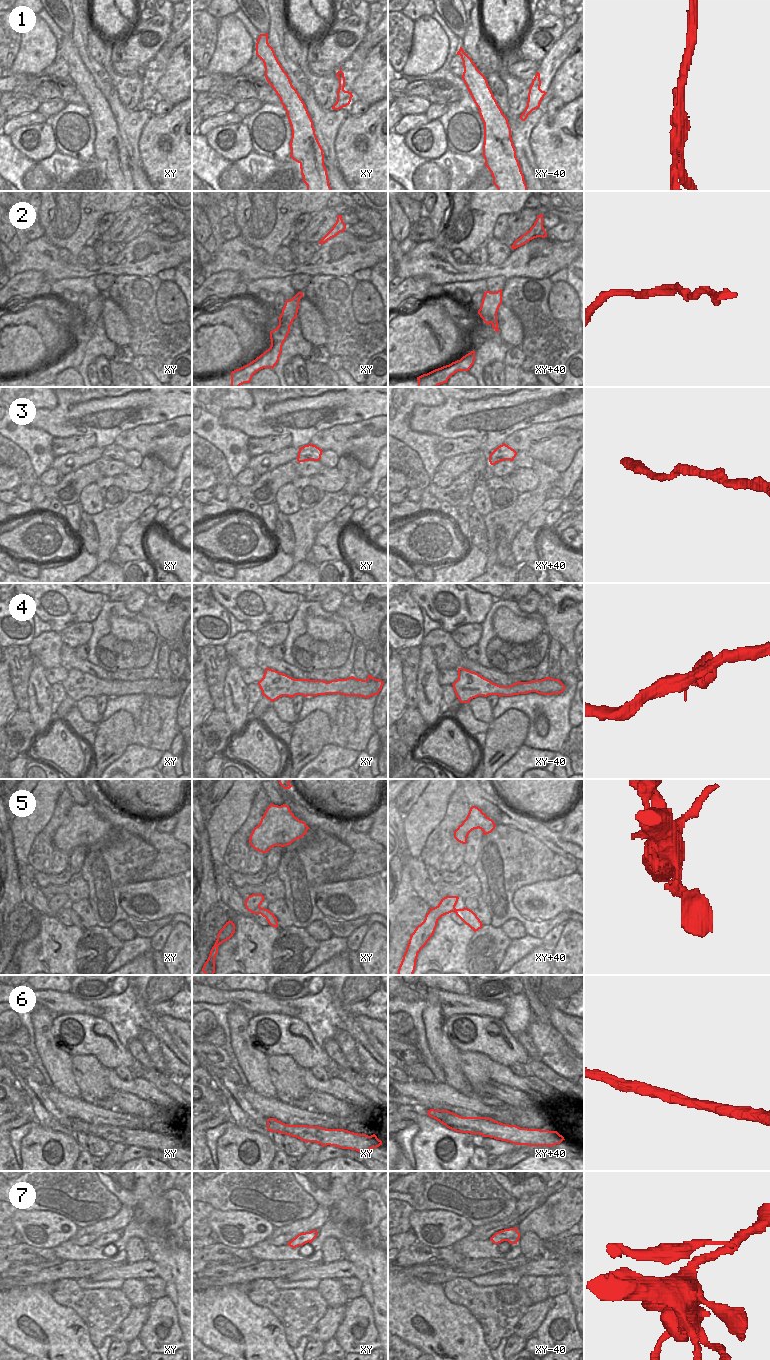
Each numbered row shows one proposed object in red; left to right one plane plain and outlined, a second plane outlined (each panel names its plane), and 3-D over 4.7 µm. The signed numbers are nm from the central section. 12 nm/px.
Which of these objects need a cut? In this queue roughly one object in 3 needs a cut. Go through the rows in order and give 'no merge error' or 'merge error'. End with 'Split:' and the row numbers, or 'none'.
1: merge error
2: no merge error
3: merge error
4: no merge error
5: no merge error
6: no merge error
7: no merge error
Split: 1, 3

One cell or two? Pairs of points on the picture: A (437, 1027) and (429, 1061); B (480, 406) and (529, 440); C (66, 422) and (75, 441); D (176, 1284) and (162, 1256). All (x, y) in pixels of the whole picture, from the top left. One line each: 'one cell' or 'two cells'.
A: two cells
B: two cells
C: two cells
D: one cell

